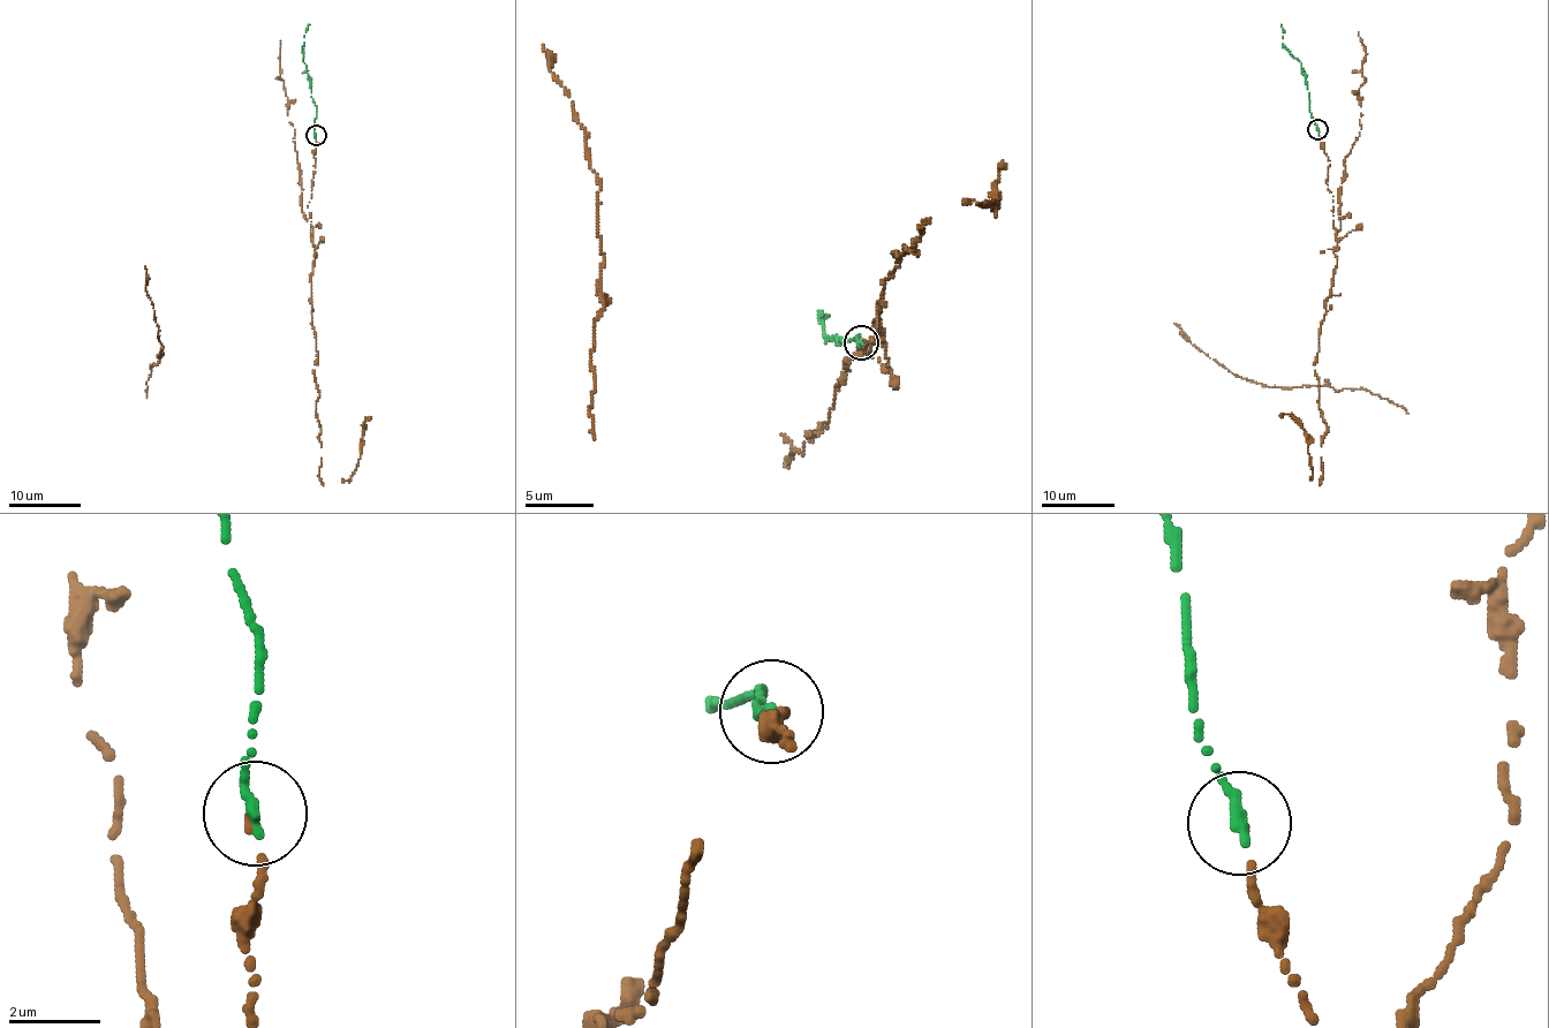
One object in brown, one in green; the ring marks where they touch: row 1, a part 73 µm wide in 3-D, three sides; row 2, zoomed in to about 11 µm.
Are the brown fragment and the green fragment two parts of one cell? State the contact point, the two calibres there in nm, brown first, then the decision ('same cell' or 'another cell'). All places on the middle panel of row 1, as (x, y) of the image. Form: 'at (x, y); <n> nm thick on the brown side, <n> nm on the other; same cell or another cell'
at (861, 342); 110 nm thick on the brown side, 280 nm on the other; same cell

